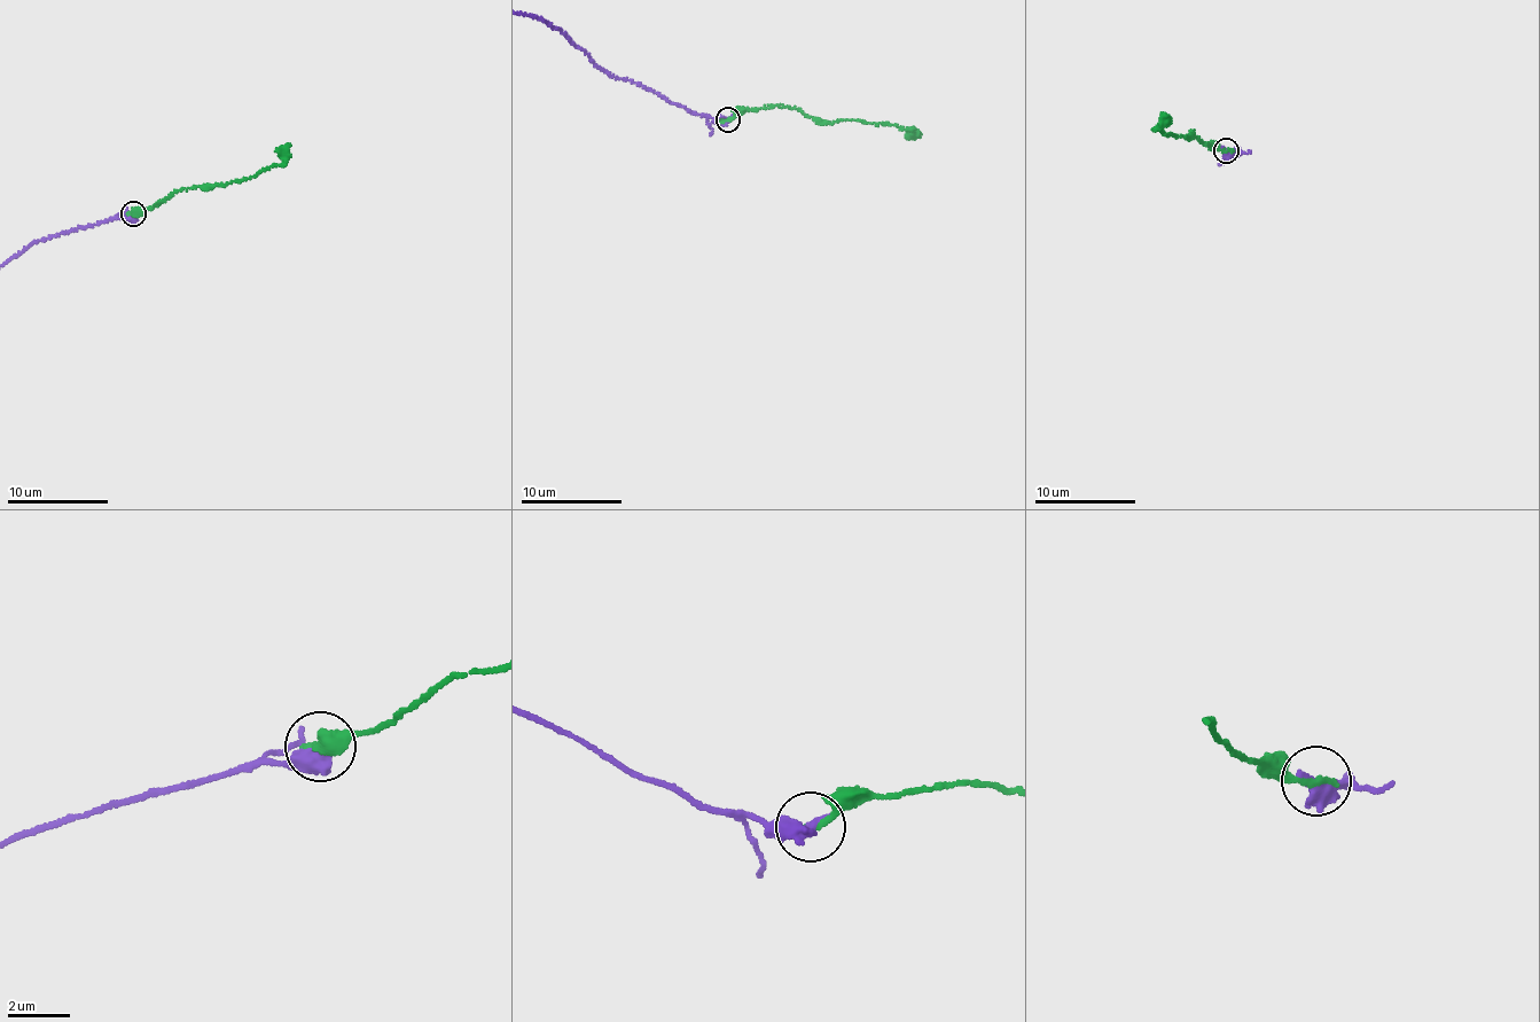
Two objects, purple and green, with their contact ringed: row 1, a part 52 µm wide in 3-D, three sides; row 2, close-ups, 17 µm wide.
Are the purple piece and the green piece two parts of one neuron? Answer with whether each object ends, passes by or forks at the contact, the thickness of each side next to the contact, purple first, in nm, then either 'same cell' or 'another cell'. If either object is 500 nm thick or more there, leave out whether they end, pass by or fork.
550 nm thick on the purple side, 260 nm on the other; another cell

